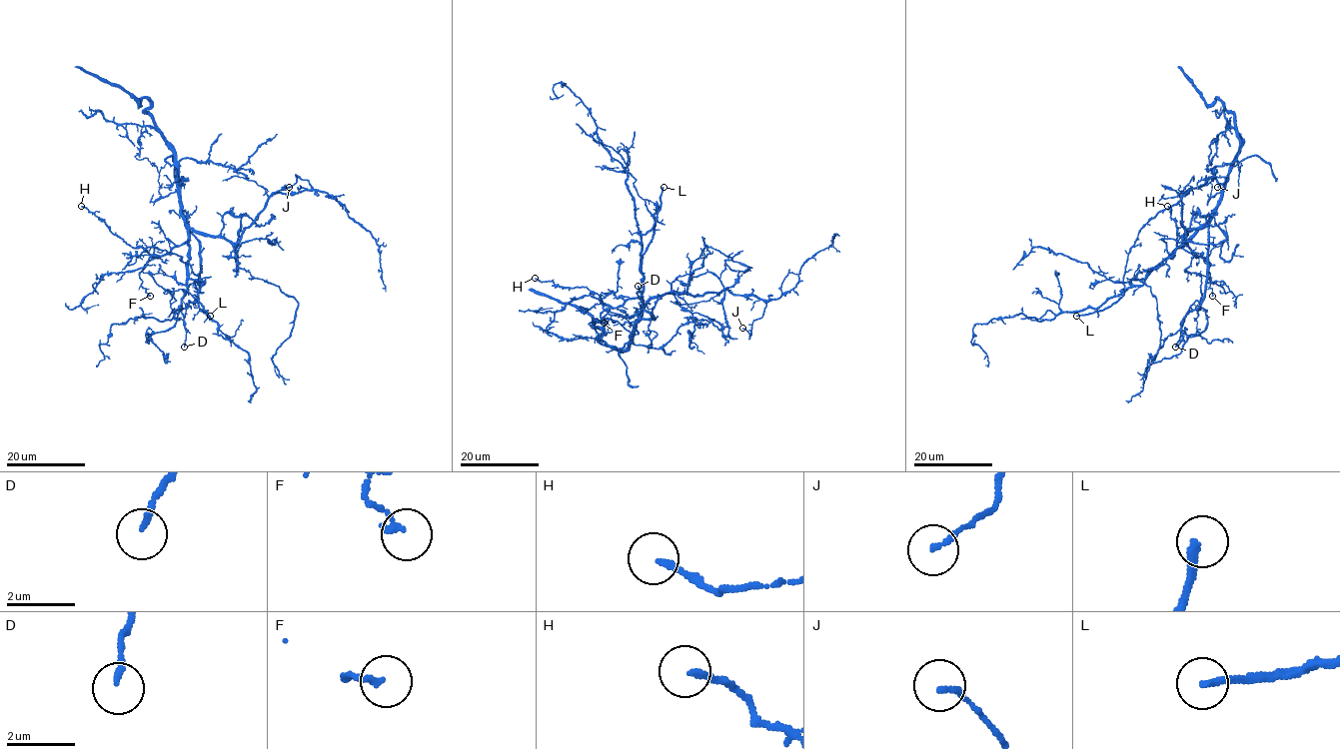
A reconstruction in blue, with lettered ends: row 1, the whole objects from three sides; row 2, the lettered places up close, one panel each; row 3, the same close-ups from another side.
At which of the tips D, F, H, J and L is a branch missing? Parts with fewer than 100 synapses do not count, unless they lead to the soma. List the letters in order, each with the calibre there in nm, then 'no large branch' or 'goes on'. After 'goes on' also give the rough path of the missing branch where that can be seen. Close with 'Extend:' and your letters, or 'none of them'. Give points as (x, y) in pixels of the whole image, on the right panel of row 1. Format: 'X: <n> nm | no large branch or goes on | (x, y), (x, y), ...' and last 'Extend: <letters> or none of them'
D: 160 nm | no large branch
F: 170 nm | no large branch
H: 170 nm | no large branch
J: 150 nm | no large branch
L: 200 nm | no large branch
Extend: none of them

